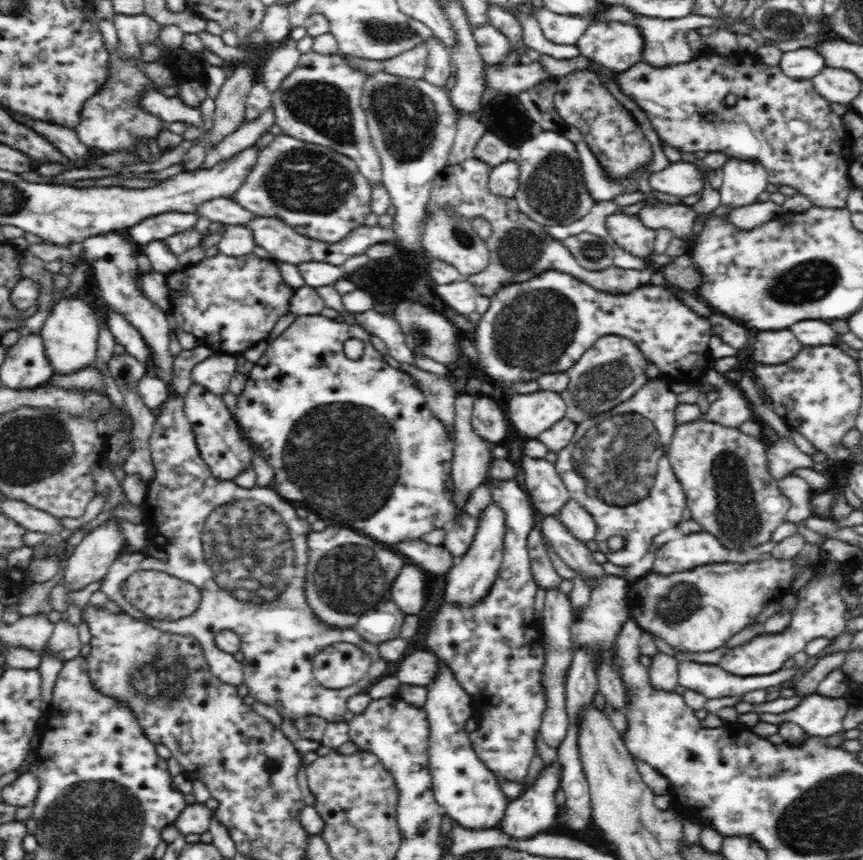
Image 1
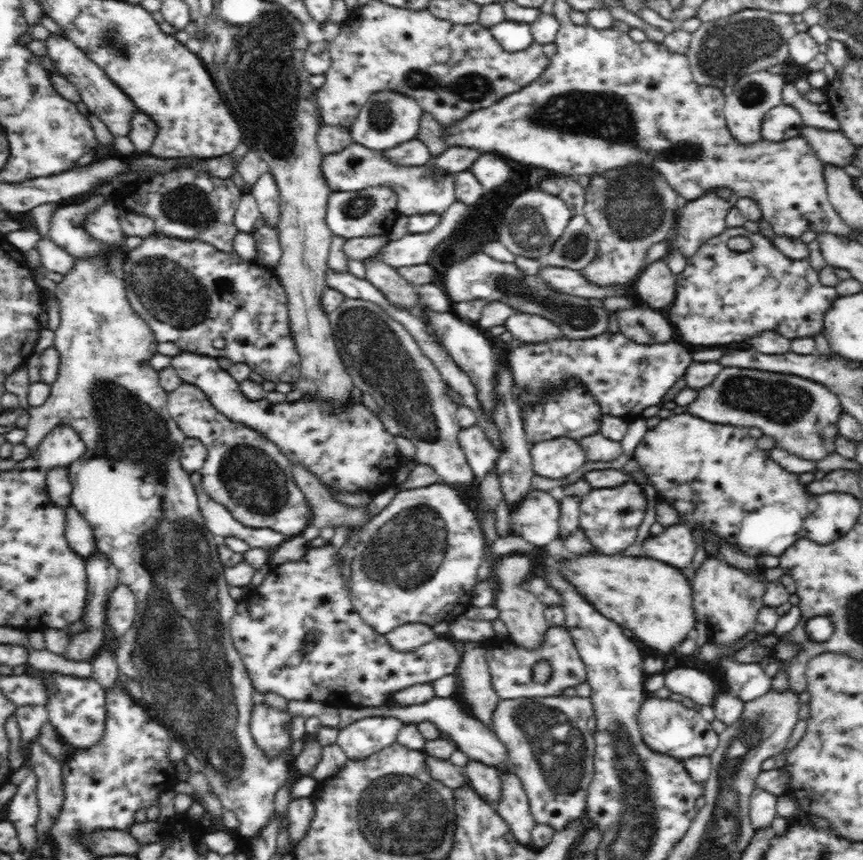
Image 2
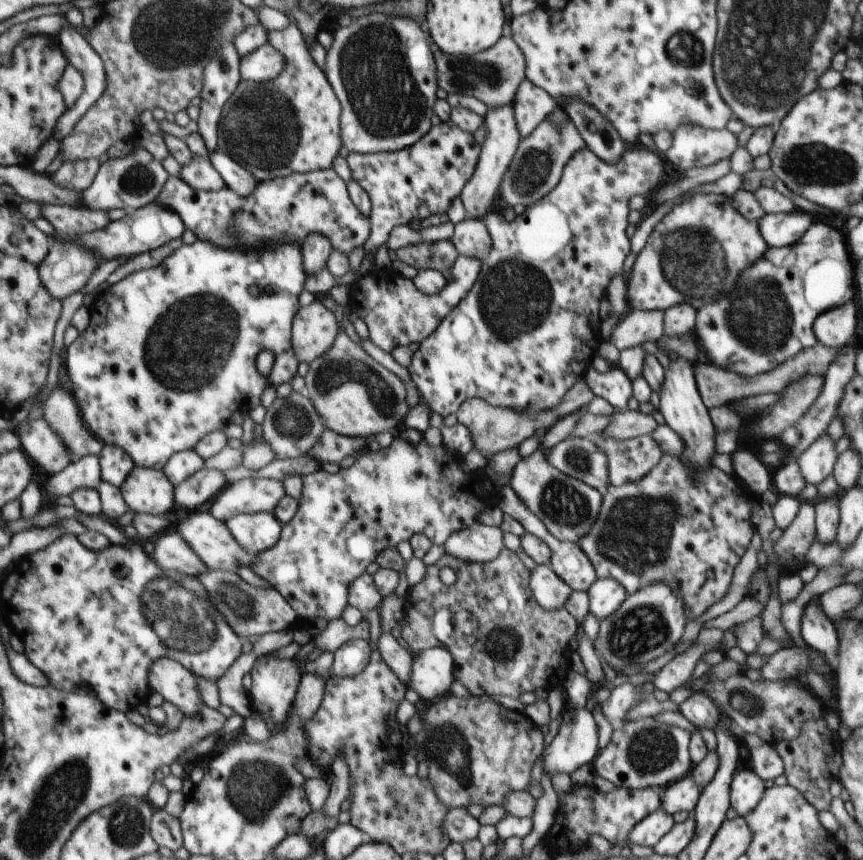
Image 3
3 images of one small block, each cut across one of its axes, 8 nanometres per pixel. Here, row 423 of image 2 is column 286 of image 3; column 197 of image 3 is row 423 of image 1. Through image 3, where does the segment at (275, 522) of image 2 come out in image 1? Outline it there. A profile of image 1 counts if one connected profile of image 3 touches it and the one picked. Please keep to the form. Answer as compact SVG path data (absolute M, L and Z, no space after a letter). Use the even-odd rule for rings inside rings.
M192 384L183 395L184 412L190 421L201 457L211 473L219 479L233 479L246 467L253 466L251 444L242 441L242 428L233 411L224 404L221 395L206 390L201 384Z

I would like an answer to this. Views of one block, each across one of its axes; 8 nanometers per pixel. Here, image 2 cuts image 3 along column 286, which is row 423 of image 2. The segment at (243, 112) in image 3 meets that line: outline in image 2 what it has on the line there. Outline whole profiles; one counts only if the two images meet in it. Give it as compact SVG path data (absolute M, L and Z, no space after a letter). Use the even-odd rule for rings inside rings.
M75 257L74 266L70 272L67 272L62 281L56 285L54 296L59 302L60 324L55 330L54 348L59 352L60 367L58 378L54 384L51 384L51 394L45 403L39 407L30 407L26 409L29 414L28 424L25 426L26 436L22 443L30 449L30 455L36 456L39 442L46 438L46 435L58 424L66 424L73 428L85 442L87 449L82 457L78 458L71 464L69 469L69 479L72 485L71 505L90 523L93 535L97 544L97 550L112 562L112 565L118 570L119 584L128 586L134 594L137 601L136 619L131 631L126 632L122 637L116 640L115 657L119 670L138 682L142 687L143 704L151 713L155 715L162 724L169 727L178 734L180 742L186 744L186 749L192 753L200 762L201 769L199 772L207 778L209 792L213 792L220 799L225 810L231 810L237 818L238 833L242 837L256 837L263 827L274 816L274 800L276 792L284 786L288 780L288 758L280 755L270 757L266 755L262 748L256 745L254 737L250 732L250 718L252 718L252 707L255 706L252 700L252 693L255 691L252 679L242 662L239 652L235 649L232 642L232 633L230 632L230 622L235 616L238 603L234 601L229 594L229 585L223 579L224 568L219 558L218 540L216 535L212 535L205 525L204 517L200 512L197 493L194 490L193 482L190 475L186 472L180 462L182 443L186 436L179 429L175 420L168 412L168 393L162 388L159 381L158 371L149 364L150 359L157 353L158 342L153 335L152 329L148 323L136 314L130 301L127 299L126 286L123 279L112 273L106 267L106 259L99 257L78 258Z

